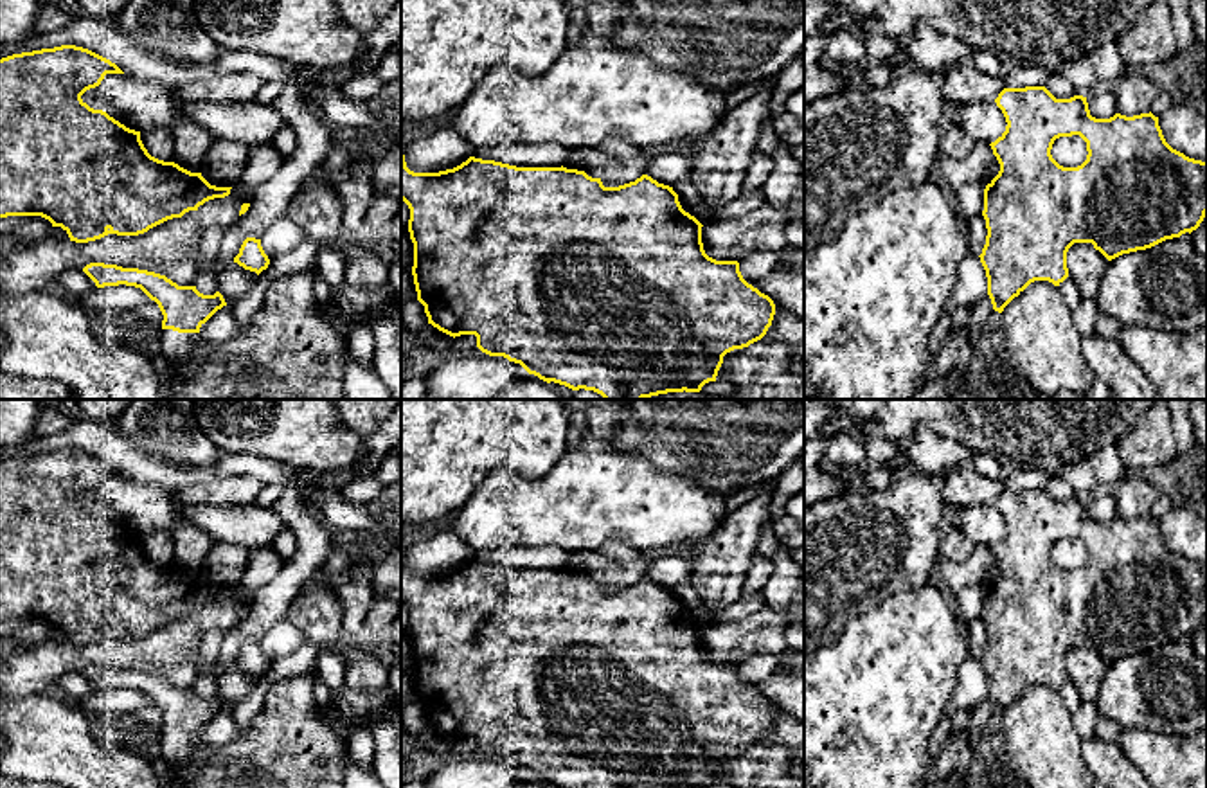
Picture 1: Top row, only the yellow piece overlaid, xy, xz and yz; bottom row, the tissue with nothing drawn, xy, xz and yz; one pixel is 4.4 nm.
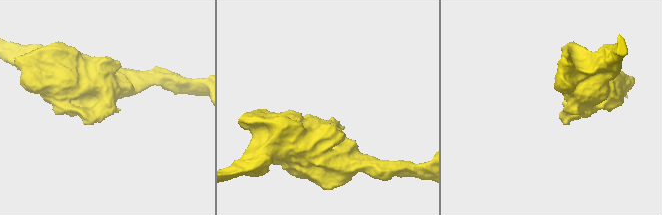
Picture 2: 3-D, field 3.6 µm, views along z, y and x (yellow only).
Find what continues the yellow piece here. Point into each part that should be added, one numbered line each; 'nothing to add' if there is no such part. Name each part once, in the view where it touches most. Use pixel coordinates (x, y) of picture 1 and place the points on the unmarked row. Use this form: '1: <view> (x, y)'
1: xy (288, 745)

